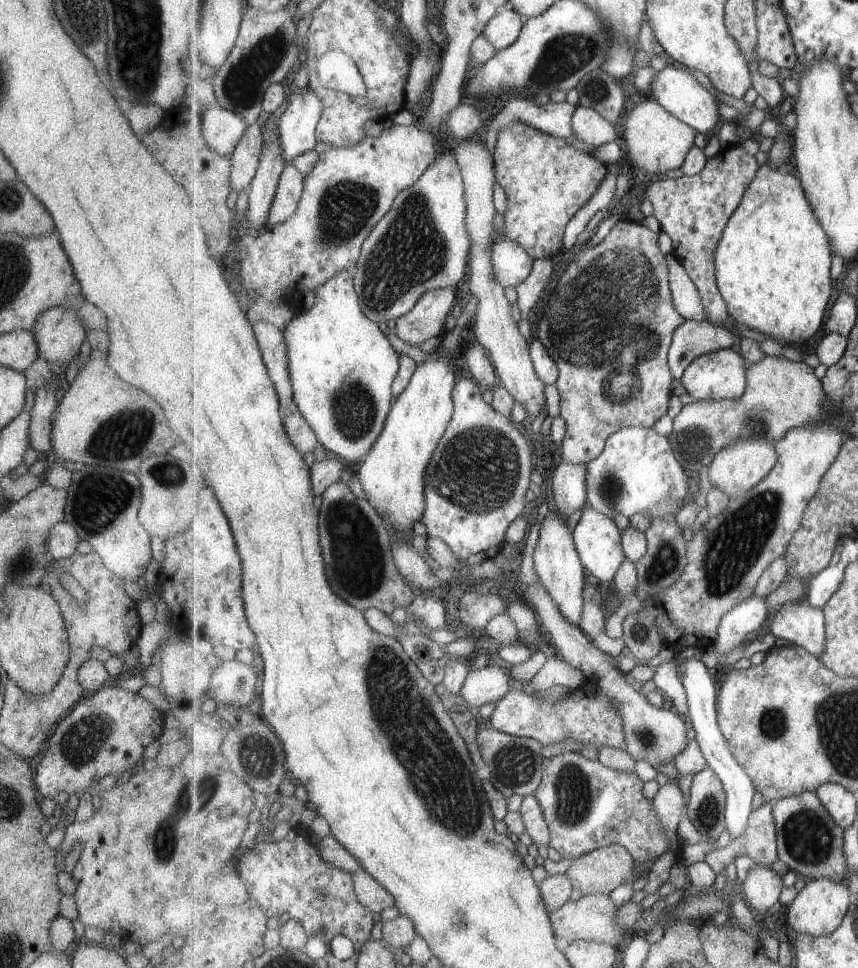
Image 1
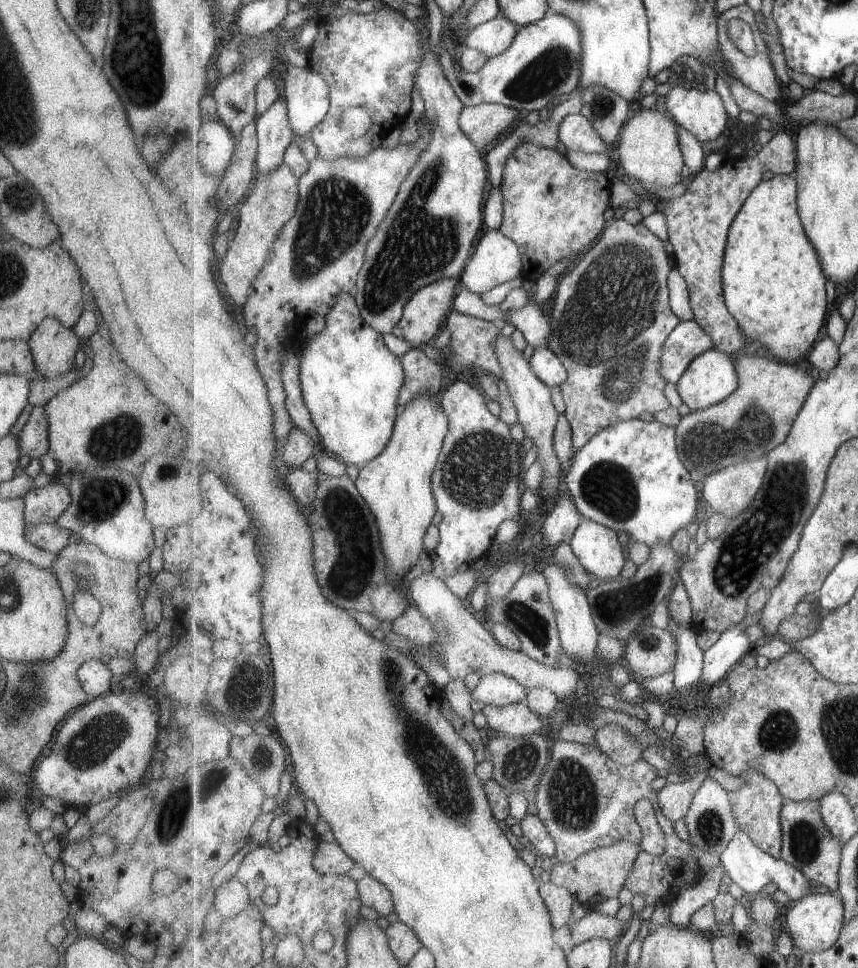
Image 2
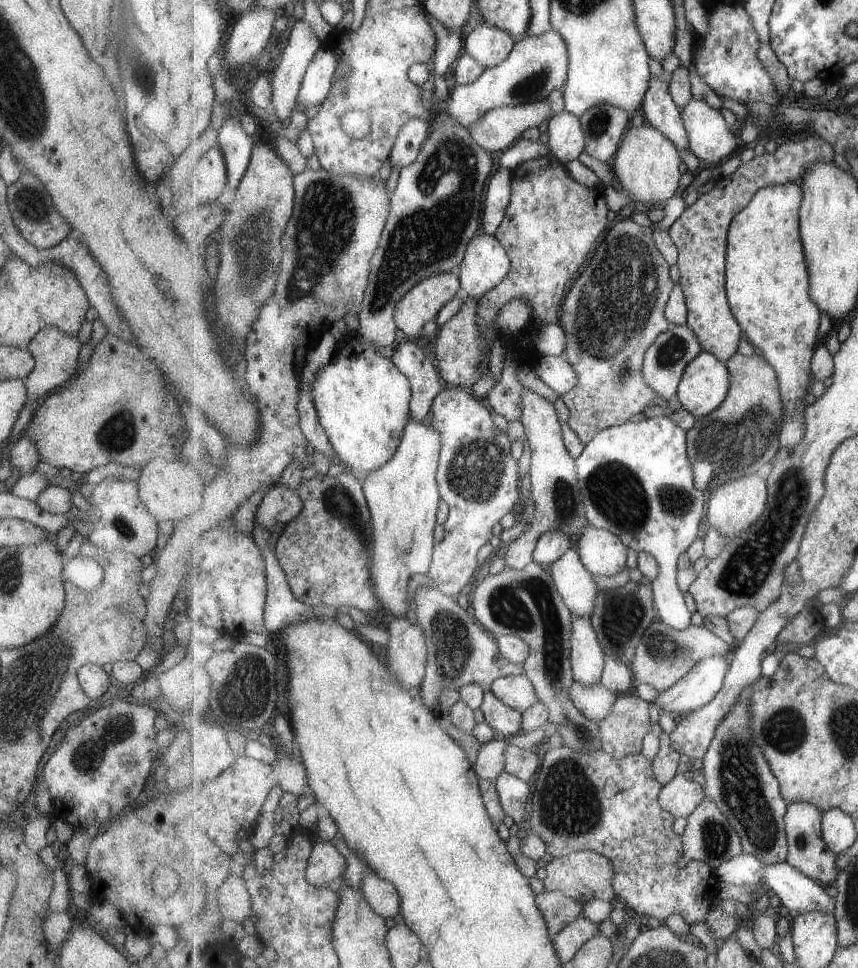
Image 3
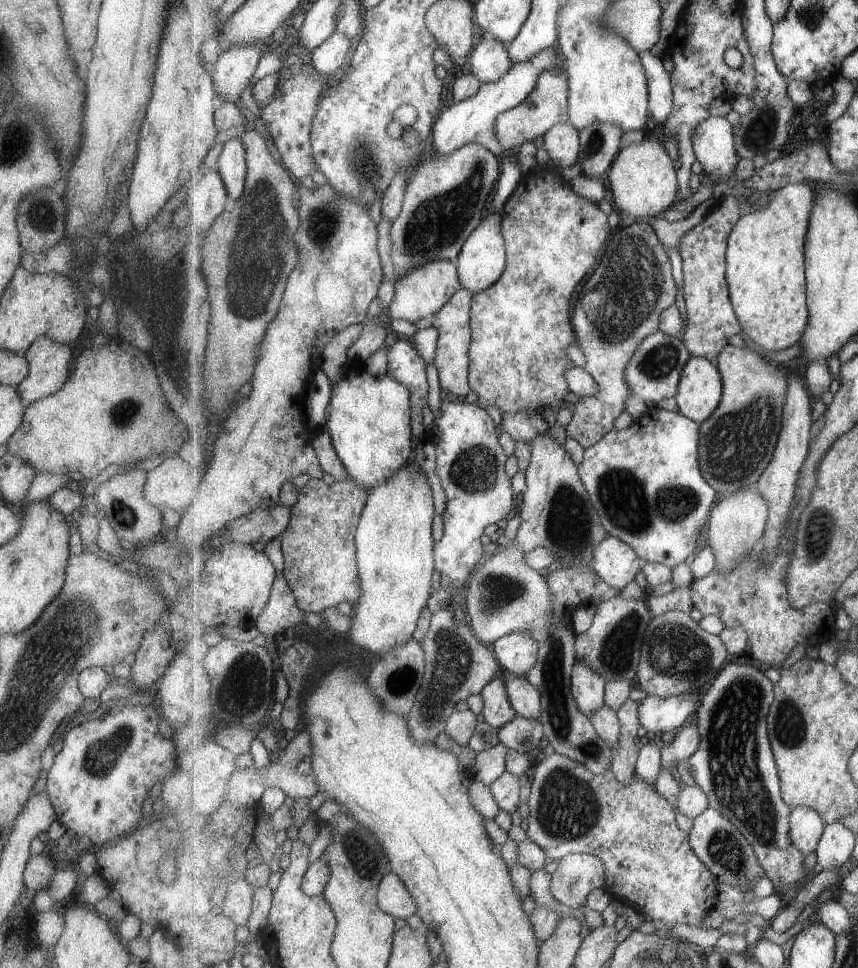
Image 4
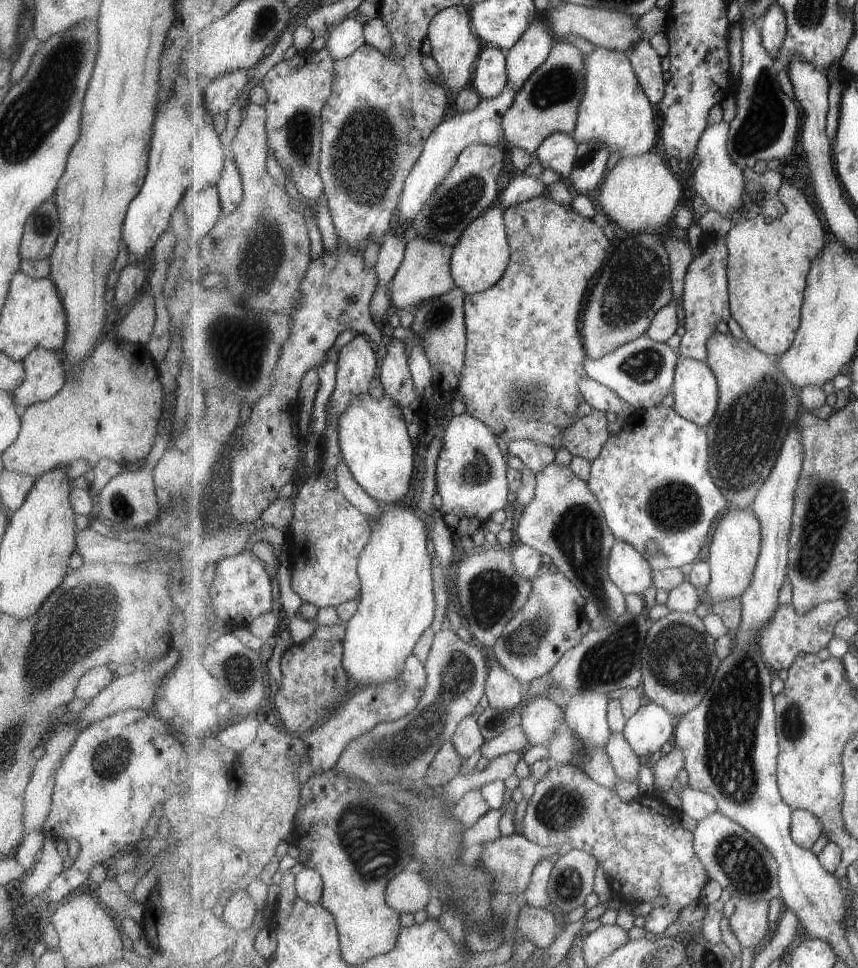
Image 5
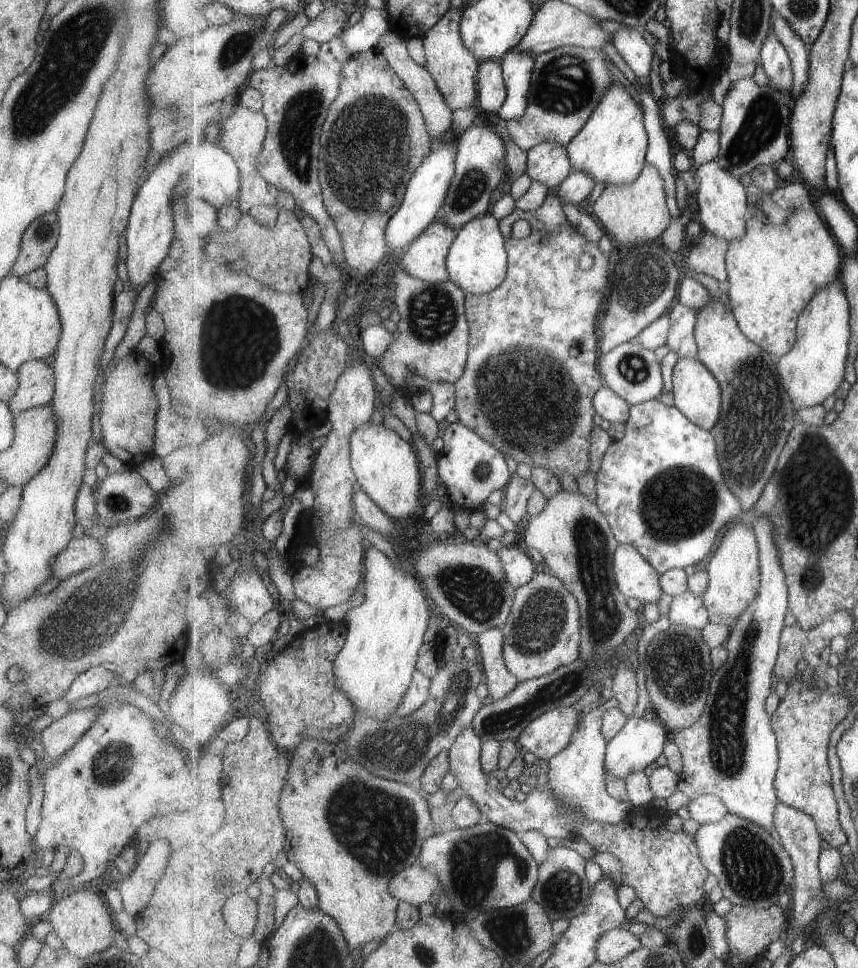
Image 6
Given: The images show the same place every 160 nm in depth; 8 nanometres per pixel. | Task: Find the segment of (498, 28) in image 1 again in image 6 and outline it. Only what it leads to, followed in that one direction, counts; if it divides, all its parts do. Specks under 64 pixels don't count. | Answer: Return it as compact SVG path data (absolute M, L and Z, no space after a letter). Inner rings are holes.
M491 58L480 62L477 86L477 107L486 113L498 114L508 96L501 60Z

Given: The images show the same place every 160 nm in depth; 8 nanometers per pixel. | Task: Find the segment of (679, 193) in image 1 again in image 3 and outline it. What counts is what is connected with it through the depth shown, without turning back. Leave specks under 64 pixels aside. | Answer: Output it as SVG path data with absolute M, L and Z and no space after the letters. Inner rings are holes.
M812 136L794 142L787 141L779 147L775 154L757 156L751 162L736 166L736 171L726 177L716 176L715 184L711 191L701 195L679 217L669 230L672 242L678 248L677 265L681 272L680 284L686 294L688 304L688 325L695 331L703 350L713 353L718 359L727 362L739 348L739 340L745 338L744 328L733 314L729 304L728 288L726 286L726 270L728 258L728 234L733 219L753 200L759 190L771 186L782 185L788 182L800 181L810 168L821 161L833 160L833 145L829 144L822 136Z

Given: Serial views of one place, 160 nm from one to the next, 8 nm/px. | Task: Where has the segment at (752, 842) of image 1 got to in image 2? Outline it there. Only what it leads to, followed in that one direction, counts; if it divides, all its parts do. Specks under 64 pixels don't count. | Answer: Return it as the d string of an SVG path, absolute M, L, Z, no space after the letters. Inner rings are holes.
M749 767L740 777L744 785L729 792L738 826L751 836L762 851L781 859L784 842L781 811L784 808L784 796L776 782L753 767Z

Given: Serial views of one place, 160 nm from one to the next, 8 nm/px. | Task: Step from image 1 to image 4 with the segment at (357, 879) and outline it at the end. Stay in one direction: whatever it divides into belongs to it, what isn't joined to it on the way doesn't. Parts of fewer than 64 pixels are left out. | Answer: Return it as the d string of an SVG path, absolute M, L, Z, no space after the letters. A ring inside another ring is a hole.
M387 874L380 884L377 895L380 907L397 918L409 918L417 913L417 902L413 894L407 892L403 880L397 874Z

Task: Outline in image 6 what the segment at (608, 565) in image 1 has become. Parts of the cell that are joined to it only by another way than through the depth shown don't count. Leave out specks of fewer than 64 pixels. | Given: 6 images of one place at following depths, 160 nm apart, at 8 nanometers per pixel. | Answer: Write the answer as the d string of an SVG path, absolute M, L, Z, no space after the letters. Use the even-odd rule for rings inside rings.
M620 544L614 563L619 591L627 598L636 598L642 605L661 600L661 575L631 544Z

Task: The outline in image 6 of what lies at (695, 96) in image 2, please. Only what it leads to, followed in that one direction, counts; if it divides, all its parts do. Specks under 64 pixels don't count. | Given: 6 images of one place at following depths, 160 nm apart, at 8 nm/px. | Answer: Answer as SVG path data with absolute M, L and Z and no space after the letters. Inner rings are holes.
M711 160L698 168L693 168L693 173L699 185L696 193L699 206L697 222L703 229L719 238L729 240L729 243L735 238L743 238L747 232L750 207L749 194L742 178L731 174L719 164L719 160Z

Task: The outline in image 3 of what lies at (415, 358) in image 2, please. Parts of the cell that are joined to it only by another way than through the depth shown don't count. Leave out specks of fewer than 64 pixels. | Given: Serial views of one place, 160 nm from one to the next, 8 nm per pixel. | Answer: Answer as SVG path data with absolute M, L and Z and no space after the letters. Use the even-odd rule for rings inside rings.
M412 339L399 344L391 359L412 382L412 418L421 422L429 416L435 397L444 389L436 363Z

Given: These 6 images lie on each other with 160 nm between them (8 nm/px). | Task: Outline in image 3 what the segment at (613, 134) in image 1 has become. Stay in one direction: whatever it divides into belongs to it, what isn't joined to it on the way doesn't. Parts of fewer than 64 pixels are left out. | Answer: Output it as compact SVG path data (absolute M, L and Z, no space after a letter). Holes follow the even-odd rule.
M567 110L551 118L547 134L547 152L565 164L577 160L585 150L587 141L582 120Z

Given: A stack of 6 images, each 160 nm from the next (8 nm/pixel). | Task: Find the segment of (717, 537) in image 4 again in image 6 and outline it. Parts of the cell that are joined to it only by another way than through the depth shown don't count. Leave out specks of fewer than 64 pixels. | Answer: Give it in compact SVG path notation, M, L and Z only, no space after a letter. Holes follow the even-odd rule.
M743 518L734 520L706 570L710 584L702 598L708 607L710 622L733 627L761 589L760 545L756 530L751 525L745 526Z

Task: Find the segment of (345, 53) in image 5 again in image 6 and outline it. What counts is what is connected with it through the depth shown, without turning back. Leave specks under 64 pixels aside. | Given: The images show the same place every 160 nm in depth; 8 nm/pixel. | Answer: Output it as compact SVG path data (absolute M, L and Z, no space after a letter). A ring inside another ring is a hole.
M369 5L357 24L348 24L338 36L351 55L376 49L381 36L390 30L389 12L380 5Z

